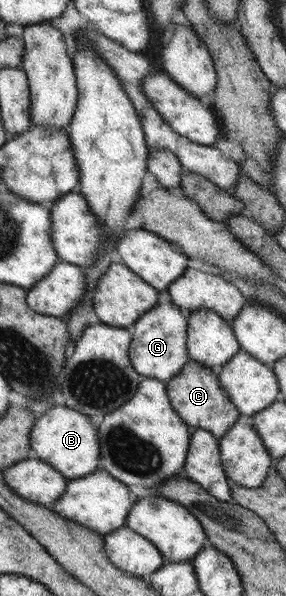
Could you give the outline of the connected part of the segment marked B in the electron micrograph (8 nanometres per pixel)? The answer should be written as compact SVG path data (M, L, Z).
M70 407L48 408L31 429L31 451L33 457L47 461L69 481L91 474L101 457L98 428L90 424L90 418Z

